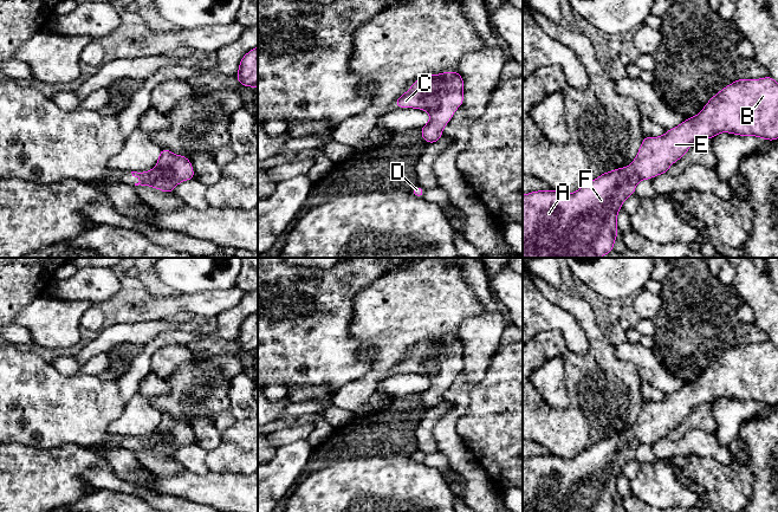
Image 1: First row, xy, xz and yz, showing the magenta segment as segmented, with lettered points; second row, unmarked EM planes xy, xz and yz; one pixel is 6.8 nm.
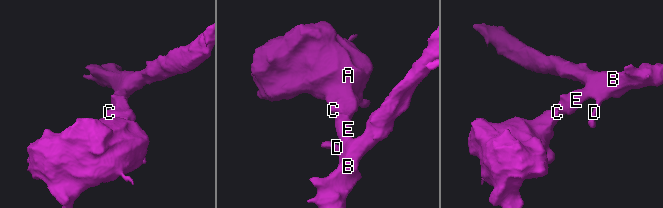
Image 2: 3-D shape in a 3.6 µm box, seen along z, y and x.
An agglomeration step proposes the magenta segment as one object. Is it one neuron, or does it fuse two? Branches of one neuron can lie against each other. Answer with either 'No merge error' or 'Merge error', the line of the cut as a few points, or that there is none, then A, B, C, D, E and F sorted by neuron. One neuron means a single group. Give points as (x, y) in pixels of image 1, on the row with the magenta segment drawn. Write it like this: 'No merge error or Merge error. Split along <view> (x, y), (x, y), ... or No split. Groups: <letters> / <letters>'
No merge error. No split. Groups: A B C D E F

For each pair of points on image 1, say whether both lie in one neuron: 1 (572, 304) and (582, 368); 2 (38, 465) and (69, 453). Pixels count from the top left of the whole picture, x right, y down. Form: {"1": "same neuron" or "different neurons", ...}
{"1": "same neuron", "2": "same neuron"}

